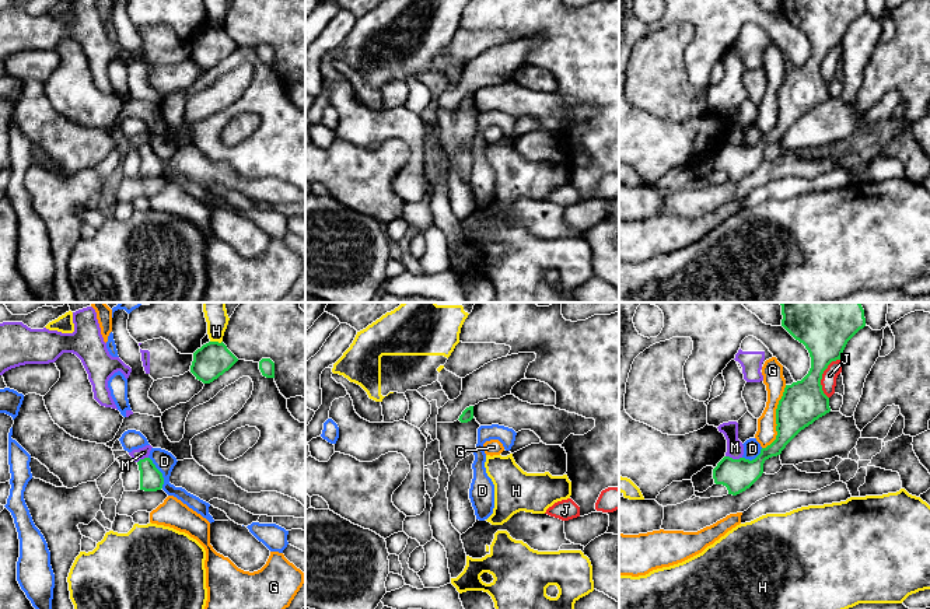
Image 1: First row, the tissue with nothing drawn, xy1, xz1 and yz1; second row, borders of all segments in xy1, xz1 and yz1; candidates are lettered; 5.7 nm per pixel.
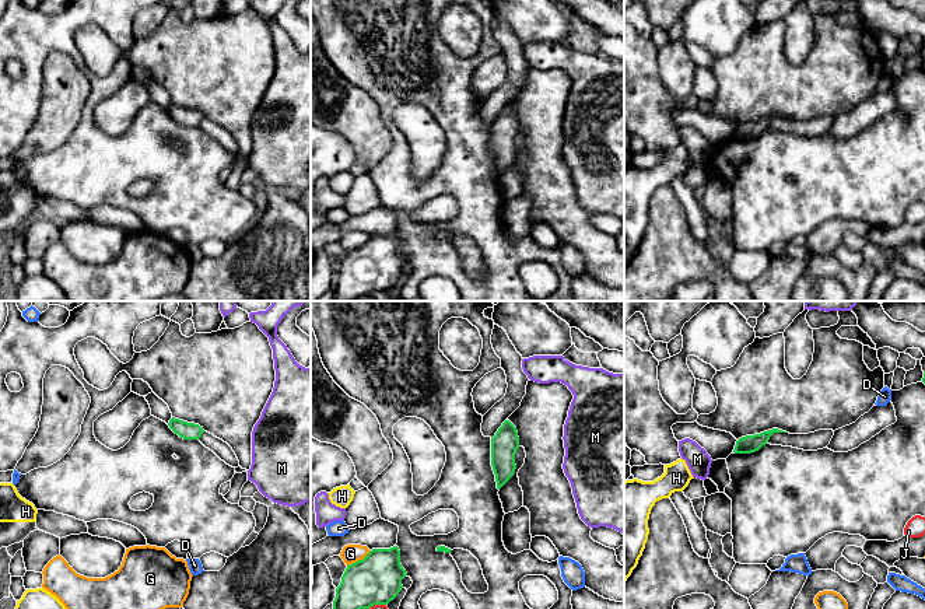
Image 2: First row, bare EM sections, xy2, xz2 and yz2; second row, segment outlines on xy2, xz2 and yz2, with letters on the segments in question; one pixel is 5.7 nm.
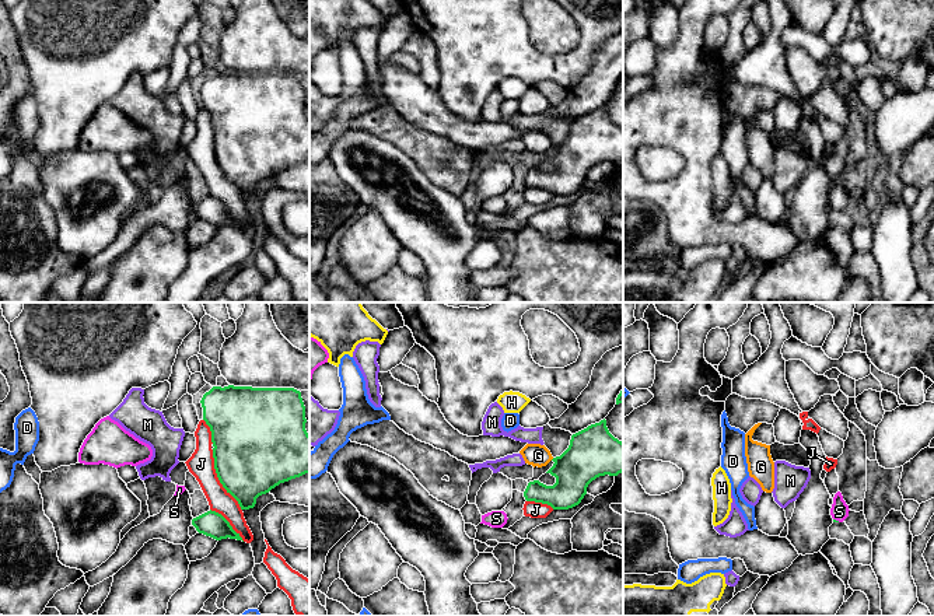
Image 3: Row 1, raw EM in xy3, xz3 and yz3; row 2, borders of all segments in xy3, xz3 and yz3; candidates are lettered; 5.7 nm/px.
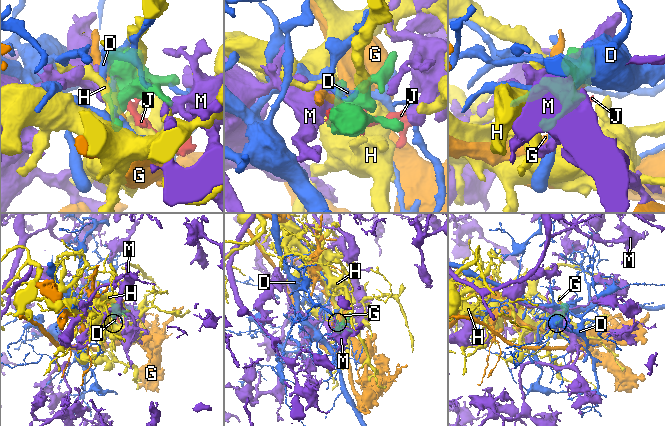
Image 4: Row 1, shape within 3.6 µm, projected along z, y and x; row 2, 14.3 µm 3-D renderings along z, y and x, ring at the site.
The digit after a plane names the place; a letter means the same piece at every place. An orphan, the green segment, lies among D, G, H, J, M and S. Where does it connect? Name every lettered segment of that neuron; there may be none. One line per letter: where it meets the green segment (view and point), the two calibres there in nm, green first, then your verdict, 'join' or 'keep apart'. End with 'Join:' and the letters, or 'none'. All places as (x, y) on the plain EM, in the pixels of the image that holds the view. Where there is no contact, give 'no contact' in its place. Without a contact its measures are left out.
D: contact xy1 (160, 158); calibres 130 and 120 nm; keep apart
G: contact yz1 (776, 105); calibres 260 and 120 nm; keep apart
H: contact xy1 (216, 28); calibres 200 and 110 nm; keep apart
J: contact xy3 (219, 165); calibres 460 and 150 nm; keep apart
M: contact yz1 (734, 146); calibres 190 and 100 nm; keep apart
S: contact yz3 (835, 206); calibres 20 and 110 nm; join
Join: S

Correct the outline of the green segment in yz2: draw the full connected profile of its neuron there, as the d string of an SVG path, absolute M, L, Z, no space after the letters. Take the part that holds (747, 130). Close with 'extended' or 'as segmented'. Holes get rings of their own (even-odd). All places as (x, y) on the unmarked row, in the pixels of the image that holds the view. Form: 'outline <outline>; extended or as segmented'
outline M772 115L760 120L746 122L736 127L735 140L751 140L765 132L774 119L786 119L778 115Z; as segmented

